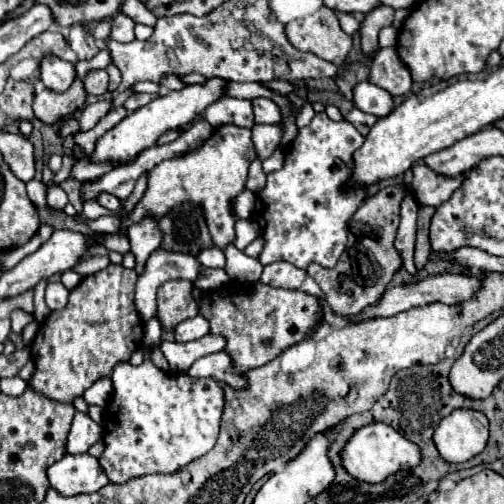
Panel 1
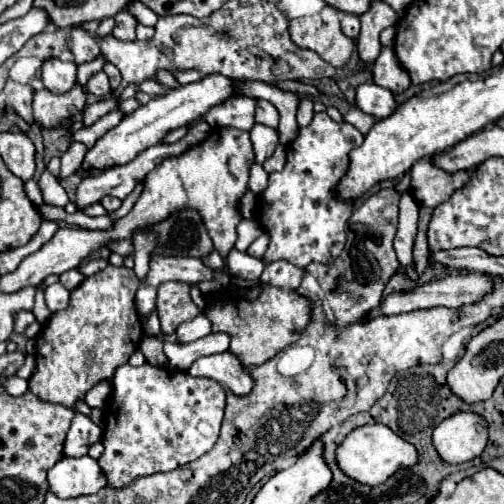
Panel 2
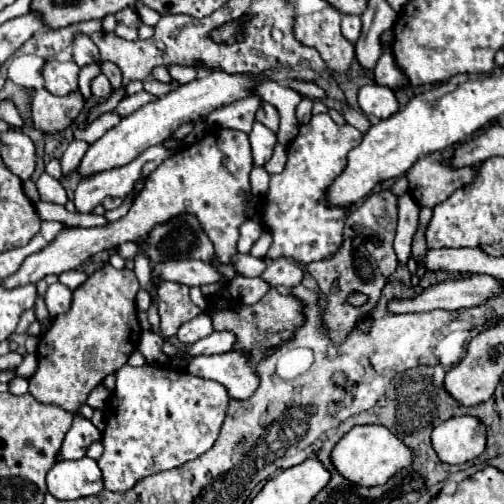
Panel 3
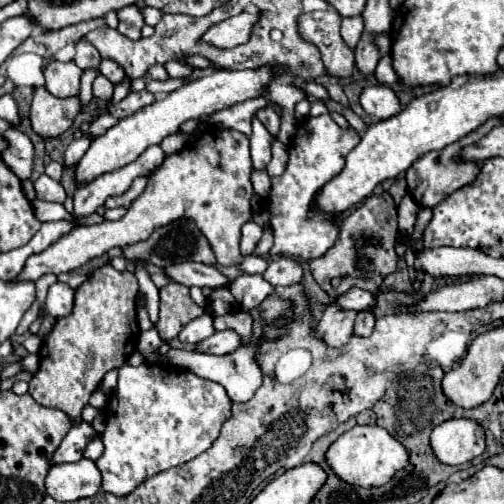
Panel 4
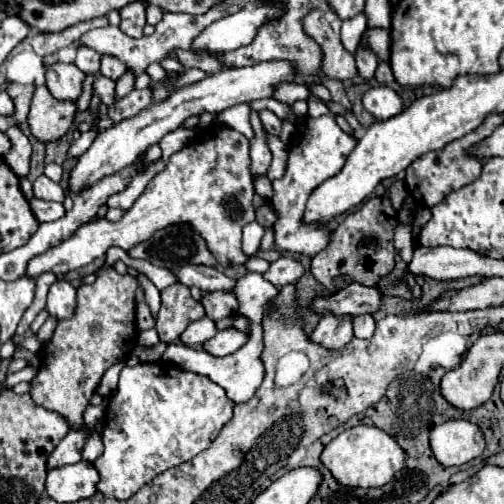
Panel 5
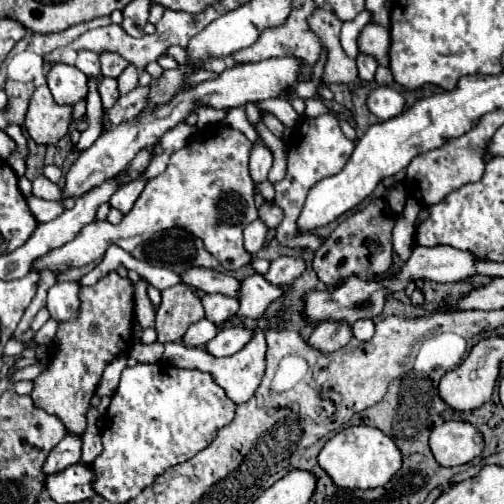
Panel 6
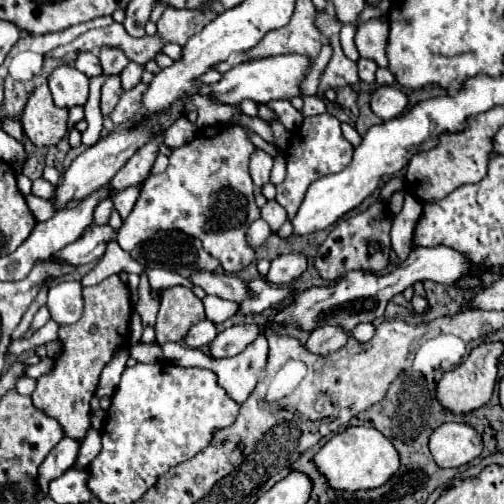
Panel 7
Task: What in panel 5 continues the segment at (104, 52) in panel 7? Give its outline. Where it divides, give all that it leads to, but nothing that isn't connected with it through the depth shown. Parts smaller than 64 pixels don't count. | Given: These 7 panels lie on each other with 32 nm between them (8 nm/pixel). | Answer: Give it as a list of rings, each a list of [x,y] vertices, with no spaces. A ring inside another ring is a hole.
[[[102,56],[102,68],[100,72],[112,80],[118,80],[126,70],[126,64],[122,60],[118,60],[116,56]]]

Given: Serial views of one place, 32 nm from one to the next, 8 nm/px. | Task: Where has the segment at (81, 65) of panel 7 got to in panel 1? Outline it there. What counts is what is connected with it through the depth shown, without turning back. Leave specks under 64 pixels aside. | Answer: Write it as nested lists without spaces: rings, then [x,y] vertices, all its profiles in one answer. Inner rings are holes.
[[[84,24],[70,26],[68,44],[78,54],[78,60],[90,60],[90,58],[94,58],[100,52],[92,32],[88,32],[88,28],[84,28]]]

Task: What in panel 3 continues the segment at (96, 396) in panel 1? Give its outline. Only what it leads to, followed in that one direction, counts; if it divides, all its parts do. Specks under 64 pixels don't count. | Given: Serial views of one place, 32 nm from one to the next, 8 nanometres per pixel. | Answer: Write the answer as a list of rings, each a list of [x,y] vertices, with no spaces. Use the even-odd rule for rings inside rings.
[[[96,386],[96,388],[90,392],[90,396],[88,396],[88,404],[90,404],[92,408],[104,408],[108,396],[110,396],[110,392],[108,392],[104,386]]]

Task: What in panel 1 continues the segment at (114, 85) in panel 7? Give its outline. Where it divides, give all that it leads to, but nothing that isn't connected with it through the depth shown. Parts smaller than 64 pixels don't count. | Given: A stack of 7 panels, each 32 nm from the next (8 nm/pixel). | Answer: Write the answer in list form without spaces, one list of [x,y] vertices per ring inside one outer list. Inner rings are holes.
[[[94,70],[86,76],[84,80],[84,88],[88,94],[108,94],[108,74],[106,70]]]

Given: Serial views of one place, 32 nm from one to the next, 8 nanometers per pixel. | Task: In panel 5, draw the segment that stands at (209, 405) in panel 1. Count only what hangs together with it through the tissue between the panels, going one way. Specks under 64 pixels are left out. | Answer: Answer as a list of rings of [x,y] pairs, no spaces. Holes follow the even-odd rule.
[[[144,362],[134,368],[124,366],[120,372],[118,388],[112,394],[104,414],[106,416],[102,430],[104,452],[94,460],[94,468],[100,474],[100,480],[96,484],[98,492],[114,500],[132,498],[142,486],[150,484],[154,476],[206,450],[212,444],[212,440],[218,436],[220,428],[232,420],[232,410],[234,410],[232,400],[228,400],[226,392],[218,384],[214,384],[208,376],[176,368],[172,364]]]

